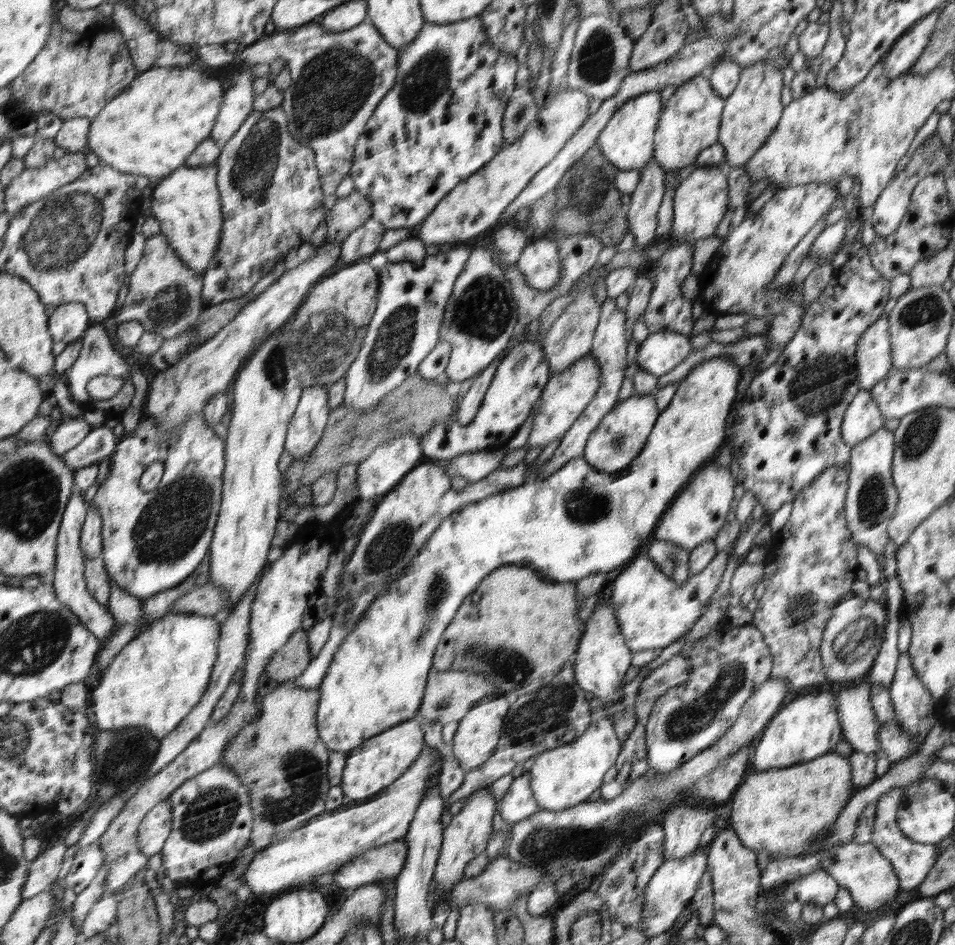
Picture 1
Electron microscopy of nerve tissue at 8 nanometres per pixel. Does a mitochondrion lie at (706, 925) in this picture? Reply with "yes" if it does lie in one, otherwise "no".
no

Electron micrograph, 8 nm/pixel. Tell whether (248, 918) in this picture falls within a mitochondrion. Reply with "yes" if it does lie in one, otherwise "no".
no

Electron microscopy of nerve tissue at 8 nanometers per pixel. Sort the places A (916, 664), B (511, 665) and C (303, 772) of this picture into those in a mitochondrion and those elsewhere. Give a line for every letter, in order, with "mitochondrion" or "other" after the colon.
A: other
B: mitochondrion
C: mitochondrion

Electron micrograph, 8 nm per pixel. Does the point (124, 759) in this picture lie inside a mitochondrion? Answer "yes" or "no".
yes

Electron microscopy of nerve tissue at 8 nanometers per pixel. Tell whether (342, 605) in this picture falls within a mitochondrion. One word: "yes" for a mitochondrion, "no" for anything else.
no

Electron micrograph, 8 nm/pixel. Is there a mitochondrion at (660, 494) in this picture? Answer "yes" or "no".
no

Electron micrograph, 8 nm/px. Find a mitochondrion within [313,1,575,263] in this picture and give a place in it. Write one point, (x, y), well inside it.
(425, 83)

